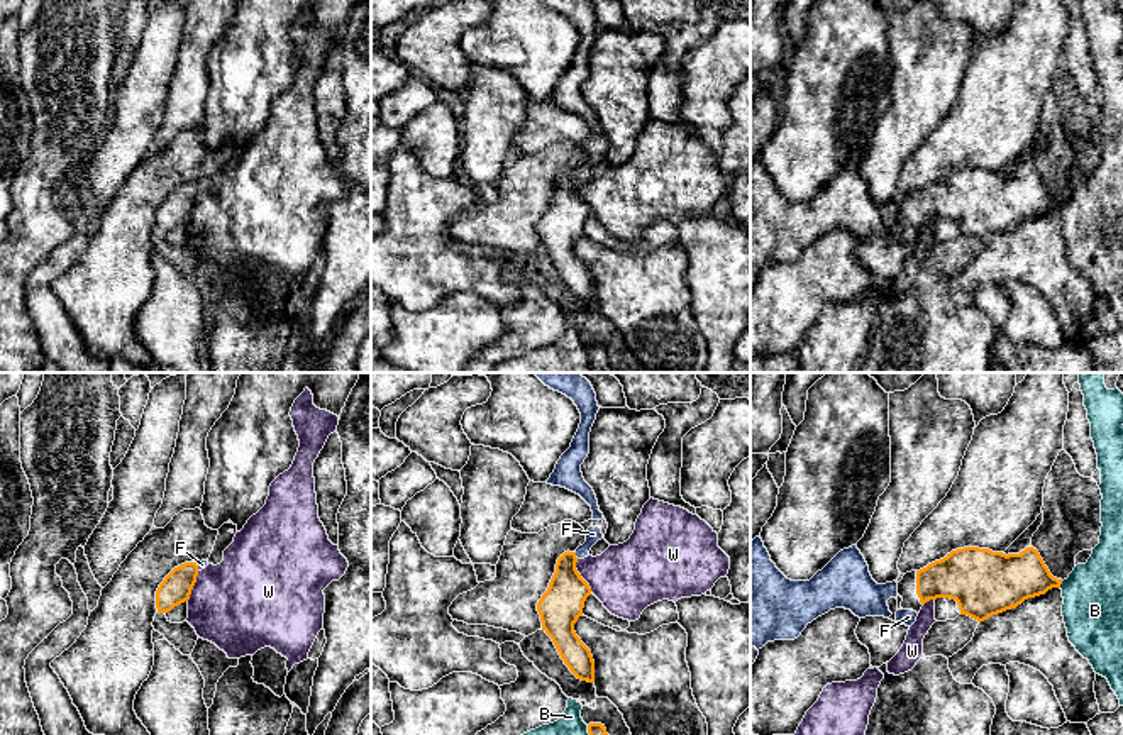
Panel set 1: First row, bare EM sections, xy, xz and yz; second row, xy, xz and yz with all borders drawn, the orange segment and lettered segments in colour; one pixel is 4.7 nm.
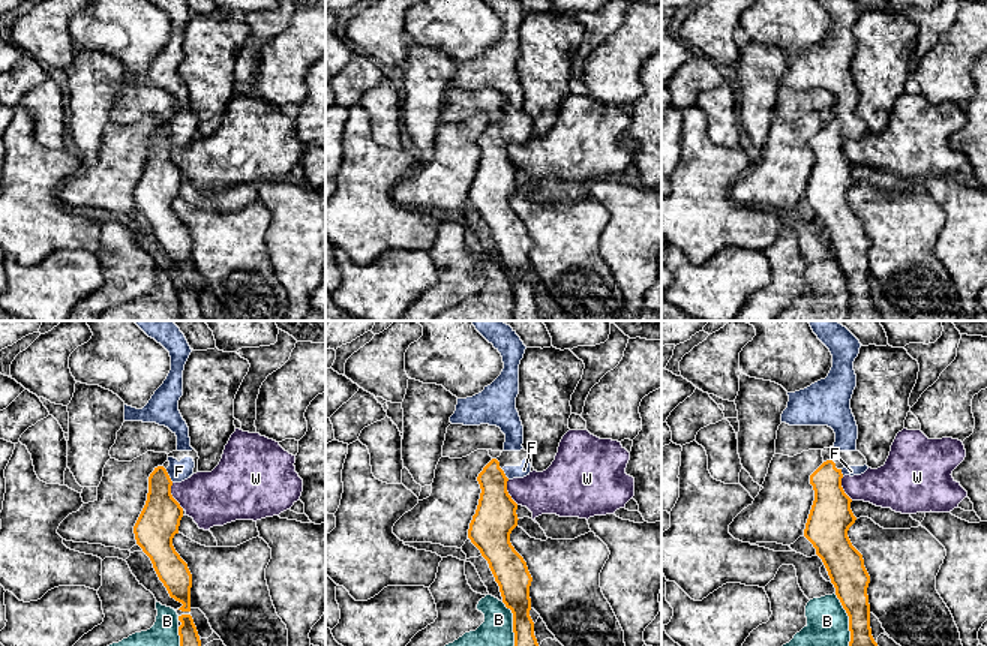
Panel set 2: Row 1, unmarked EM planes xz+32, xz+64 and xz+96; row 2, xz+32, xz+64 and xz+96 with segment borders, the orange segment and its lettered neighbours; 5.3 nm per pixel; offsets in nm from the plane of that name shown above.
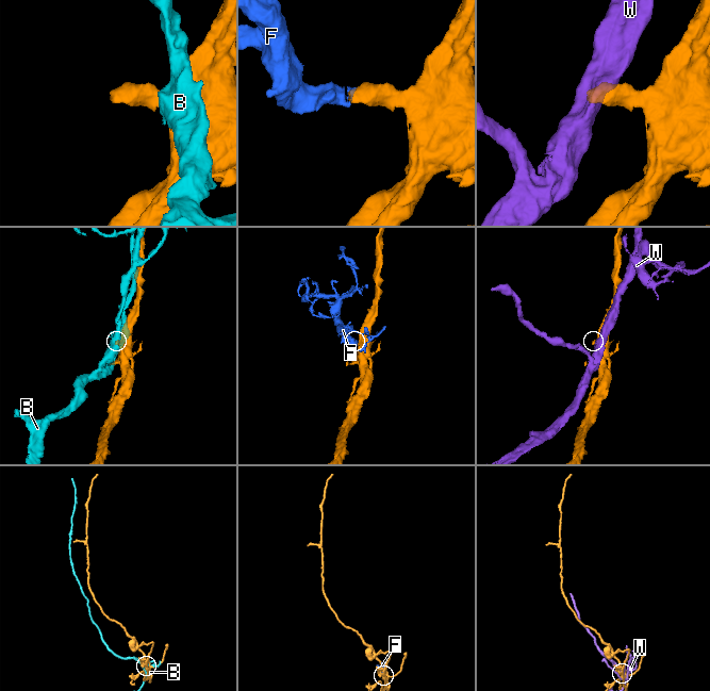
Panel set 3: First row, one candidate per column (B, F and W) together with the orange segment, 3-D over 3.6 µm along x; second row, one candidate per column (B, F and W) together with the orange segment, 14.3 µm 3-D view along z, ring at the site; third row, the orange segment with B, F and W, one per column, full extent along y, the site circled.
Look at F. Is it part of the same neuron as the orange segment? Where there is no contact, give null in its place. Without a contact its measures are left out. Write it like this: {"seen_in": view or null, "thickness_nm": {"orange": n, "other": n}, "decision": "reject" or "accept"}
{"seen_in": "xz", "thickness_nm": {"orange": 200, "other": 80}, "decision": "accept"}

